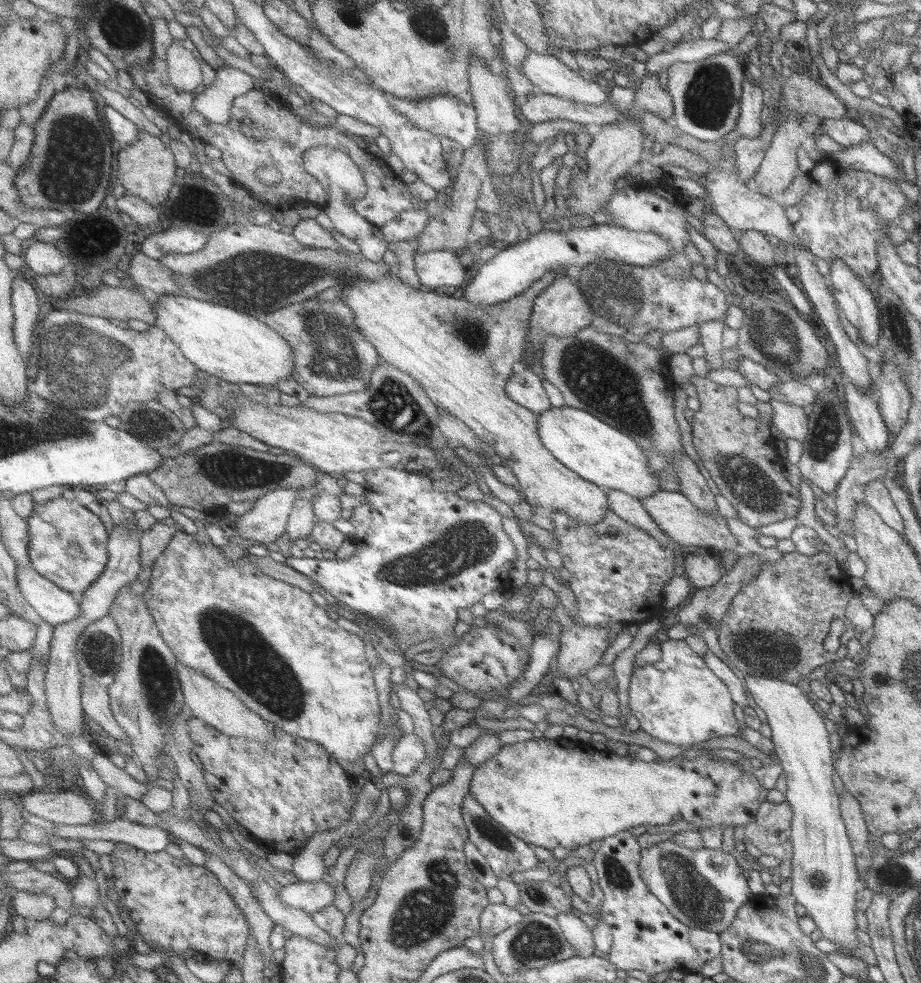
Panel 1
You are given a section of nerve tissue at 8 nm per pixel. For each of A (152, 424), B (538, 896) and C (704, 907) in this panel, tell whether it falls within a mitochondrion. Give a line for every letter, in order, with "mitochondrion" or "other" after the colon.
A: mitochondrion
B: mitochondrion
C: mitochondrion

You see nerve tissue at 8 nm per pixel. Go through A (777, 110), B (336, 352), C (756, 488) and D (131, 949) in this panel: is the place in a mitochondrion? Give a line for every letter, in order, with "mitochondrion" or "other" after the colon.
A: other
B: mitochondrion
C: mitochondrion
D: other

